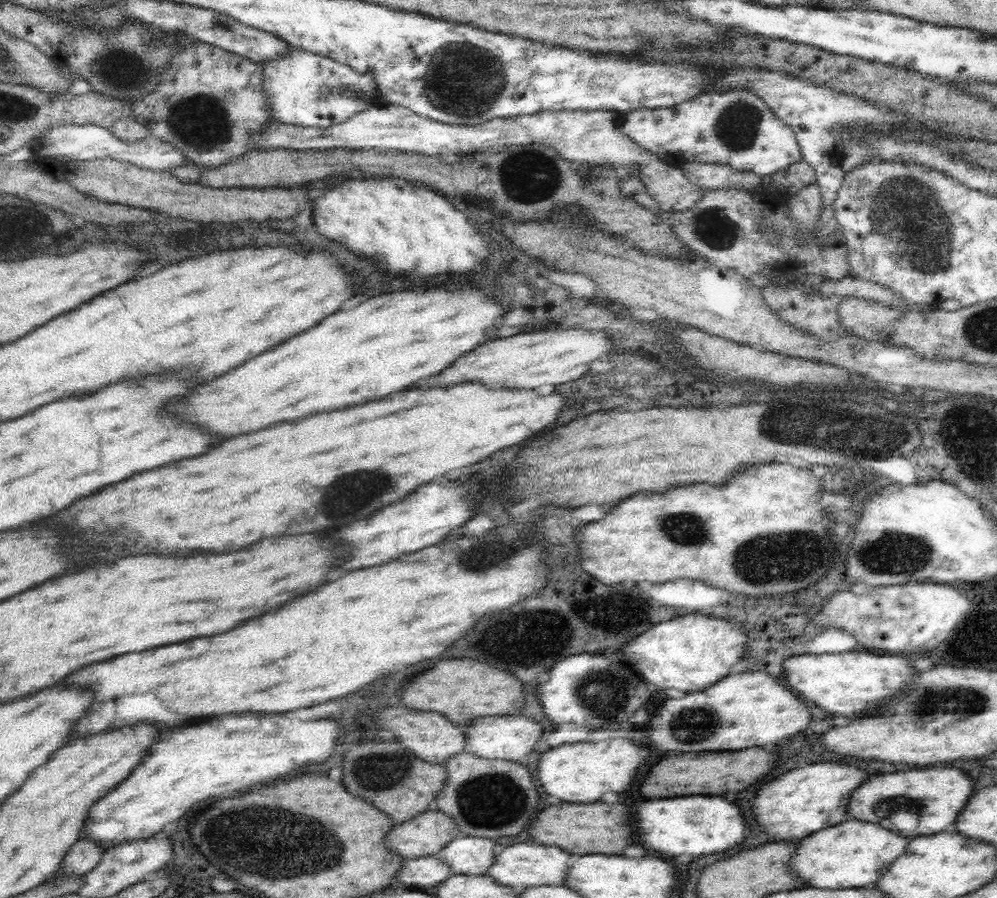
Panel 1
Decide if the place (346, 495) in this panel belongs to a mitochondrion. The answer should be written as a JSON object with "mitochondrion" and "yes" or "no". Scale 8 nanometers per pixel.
{"mitochondrion":"yes"}

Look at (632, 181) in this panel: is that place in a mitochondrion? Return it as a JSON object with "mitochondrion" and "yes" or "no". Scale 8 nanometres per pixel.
{"mitochondrion":"no"}

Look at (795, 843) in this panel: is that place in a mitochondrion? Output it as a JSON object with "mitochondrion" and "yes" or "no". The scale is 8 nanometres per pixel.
{"mitochondrion":"no"}

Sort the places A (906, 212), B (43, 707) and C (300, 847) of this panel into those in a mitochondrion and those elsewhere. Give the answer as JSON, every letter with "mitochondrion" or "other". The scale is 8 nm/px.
{"A":"mitochondrion","B":"mitochondrion","C":"mitochondrion"}

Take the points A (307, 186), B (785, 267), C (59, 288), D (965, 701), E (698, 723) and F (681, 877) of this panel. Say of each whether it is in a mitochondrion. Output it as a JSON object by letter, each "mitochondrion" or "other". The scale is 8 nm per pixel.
{"A":"other","B":"mitochondrion","C":"other","D":"mitochondrion","E":"mitochondrion","F":"other"}

